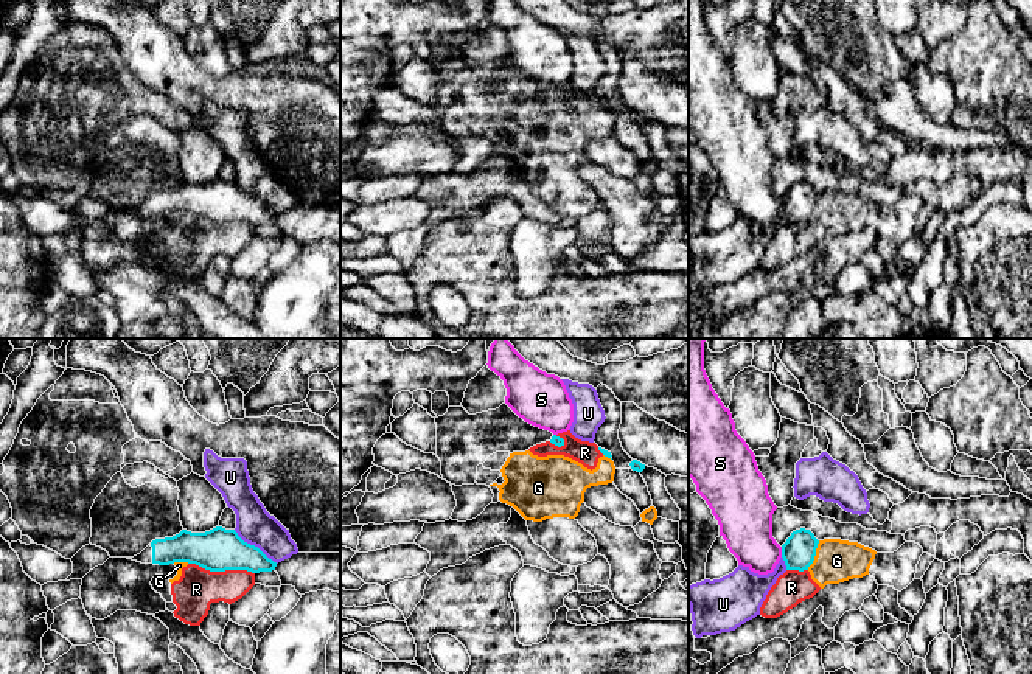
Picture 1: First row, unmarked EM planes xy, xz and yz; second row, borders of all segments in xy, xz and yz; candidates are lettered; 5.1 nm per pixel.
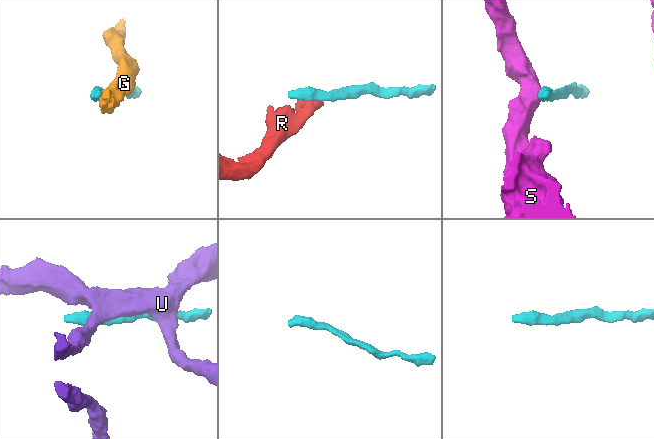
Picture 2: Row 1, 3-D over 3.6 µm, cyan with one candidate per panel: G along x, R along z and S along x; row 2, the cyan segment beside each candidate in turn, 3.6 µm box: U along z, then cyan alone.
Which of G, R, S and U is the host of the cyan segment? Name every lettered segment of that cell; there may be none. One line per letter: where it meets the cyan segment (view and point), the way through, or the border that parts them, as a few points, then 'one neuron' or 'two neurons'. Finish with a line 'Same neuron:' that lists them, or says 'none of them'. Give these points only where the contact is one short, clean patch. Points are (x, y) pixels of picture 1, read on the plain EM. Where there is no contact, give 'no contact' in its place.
G: yz (815, 207) | two neurons
R: xy (221, 222) | along xy (188, 215), (210, 222), (251, 222), (254, 225) | two neurons
S: yz (782, 204) | along yz (780, 199), (782, 208) | two neurons
U: xy (254, 198) | two neurons
Same neuron: none of them

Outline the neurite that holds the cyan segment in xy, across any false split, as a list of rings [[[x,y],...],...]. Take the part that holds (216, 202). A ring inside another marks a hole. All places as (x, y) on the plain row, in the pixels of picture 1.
[[[216,179],[205,185],[182,182],[179,186],[152,193],[140,207],[127,210],[141,216],[196,216],[210,224],[272,224],[277,214],[258,199],[244,194],[235,182]]]

